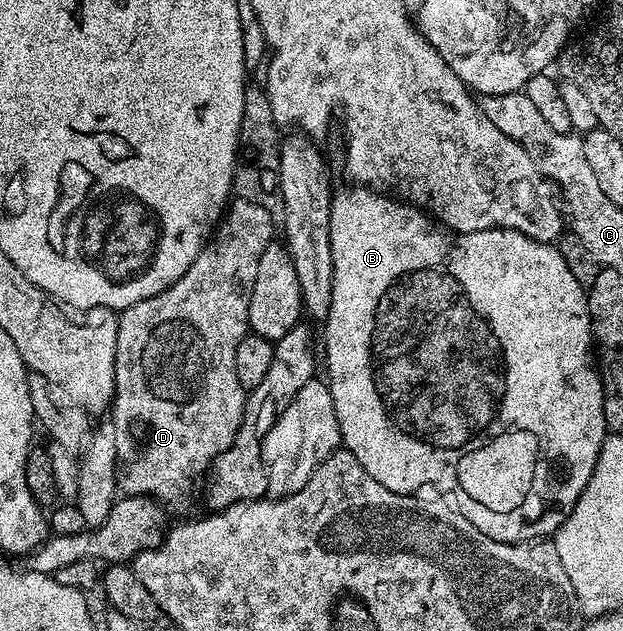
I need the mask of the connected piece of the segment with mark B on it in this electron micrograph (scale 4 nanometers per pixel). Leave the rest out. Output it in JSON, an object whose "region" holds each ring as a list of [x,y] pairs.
{"region":[[[352,187],[333,193],[331,203],[331,263],[333,264],[333,286],[331,287],[331,311],[323,322],[325,328],[325,365],[329,368],[327,384],[331,391],[331,399],[335,403],[335,415],[339,419],[339,431],[341,432],[341,445],[363,463],[363,471],[371,475],[387,491],[413,495],[418,492],[420,485],[425,485],[428,481],[453,481],[457,480],[457,486],[453,489],[452,500],[455,508],[461,512],[483,535],[491,535],[491,539],[517,545],[521,541],[536,541],[548,538],[556,534],[557,528],[567,519],[567,515],[575,507],[579,495],[587,487],[591,475],[595,471],[595,463],[599,459],[599,451],[603,447],[607,436],[607,426],[605,423],[605,408],[603,407],[603,387],[601,386],[601,375],[598,366],[595,364],[595,342],[593,340],[593,324],[589,318],[589,299],[586,286],[571,275],[571,270],[567,268],[567,263],[563,259],[560,248],[552,244],[536,241],[527,235],[523,235],[514,229],[484,229],[483,231],[471,231],[470,233],[455,233],[452,229],[446,229],[444,225],[438,223],[430,217],[424,209],[418,209],[415,205],[410,205],[400,199],[394,199],[381,191],[374,191],[368,187]]]}

